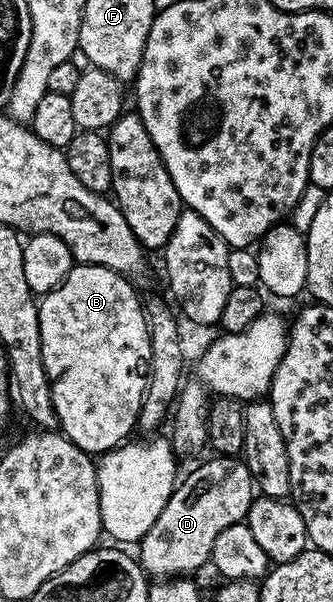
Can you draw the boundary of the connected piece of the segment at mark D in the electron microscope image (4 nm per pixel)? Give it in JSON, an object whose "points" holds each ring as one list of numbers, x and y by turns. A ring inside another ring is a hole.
{"points":[[210,456,207,462,202,462,190,475,183,477,175,486,172,496,168,500,168,504,164,504,164,512,160,512,160,516,156,520,156,524,152,524,152,528,148,528,148,532,143,536,140,543,140,549,142,549,142,558,140,557,140,565,147,575,154,580,173,580,179,576,193,575,193,570,198,570,202,565,207,565,210,562,210,553,212,552,212,546,216,544,216,536,220,536,220,532,224,532,224,528,232,528,232,524,243,521,250,506,254,503,256,497,256,487,254,485,254,477,252,472,246,467,245,461,238,456]]}

